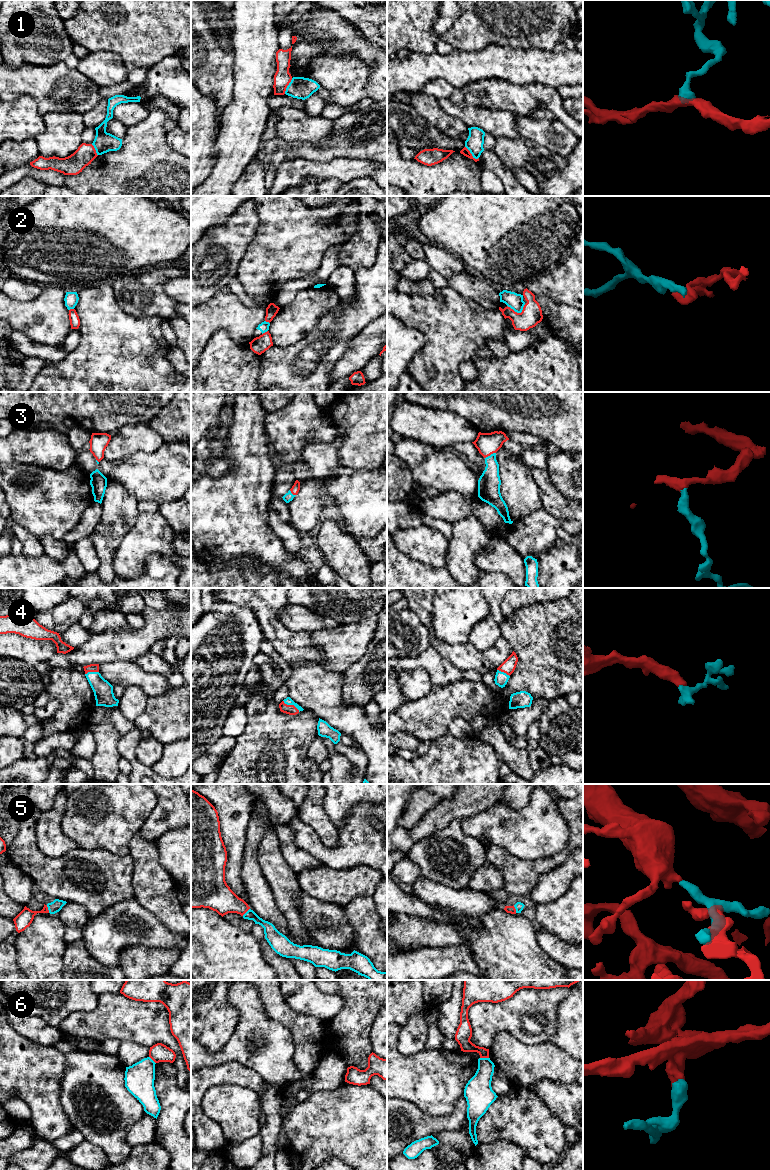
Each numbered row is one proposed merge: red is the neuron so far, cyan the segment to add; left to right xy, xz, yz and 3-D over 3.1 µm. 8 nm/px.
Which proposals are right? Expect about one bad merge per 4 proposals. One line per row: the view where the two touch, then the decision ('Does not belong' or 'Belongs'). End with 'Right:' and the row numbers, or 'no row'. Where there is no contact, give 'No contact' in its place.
1: Touches red in yz. Does not belong
2: Touches red in yz. Does not belong
3: Touches red in yz. Belongs
4: Touches red in xz. Belongs
5: Touches red in xy. Belongs
6: Touches red in yz. Does not belong
Right: 3, 4, 5

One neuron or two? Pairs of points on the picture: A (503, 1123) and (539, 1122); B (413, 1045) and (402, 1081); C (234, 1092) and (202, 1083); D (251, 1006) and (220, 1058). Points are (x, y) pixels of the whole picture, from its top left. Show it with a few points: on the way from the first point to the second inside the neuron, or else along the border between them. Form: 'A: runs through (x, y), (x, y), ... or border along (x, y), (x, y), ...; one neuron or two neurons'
A: runs through (512, 1122), (530, 1122); one neuron
B: border along (399, 1033), (403, 1054), (424, 1047); two neurons
C: border along (235, 1083), (210, 1086), (204, 1092), (201, 1107); two neurons
D: runs through (251, 1019), (251, 1028), (233, 1046); one neuron

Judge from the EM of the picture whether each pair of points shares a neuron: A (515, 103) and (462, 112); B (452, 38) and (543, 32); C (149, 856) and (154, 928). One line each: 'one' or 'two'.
A: two
B: one
C: two

